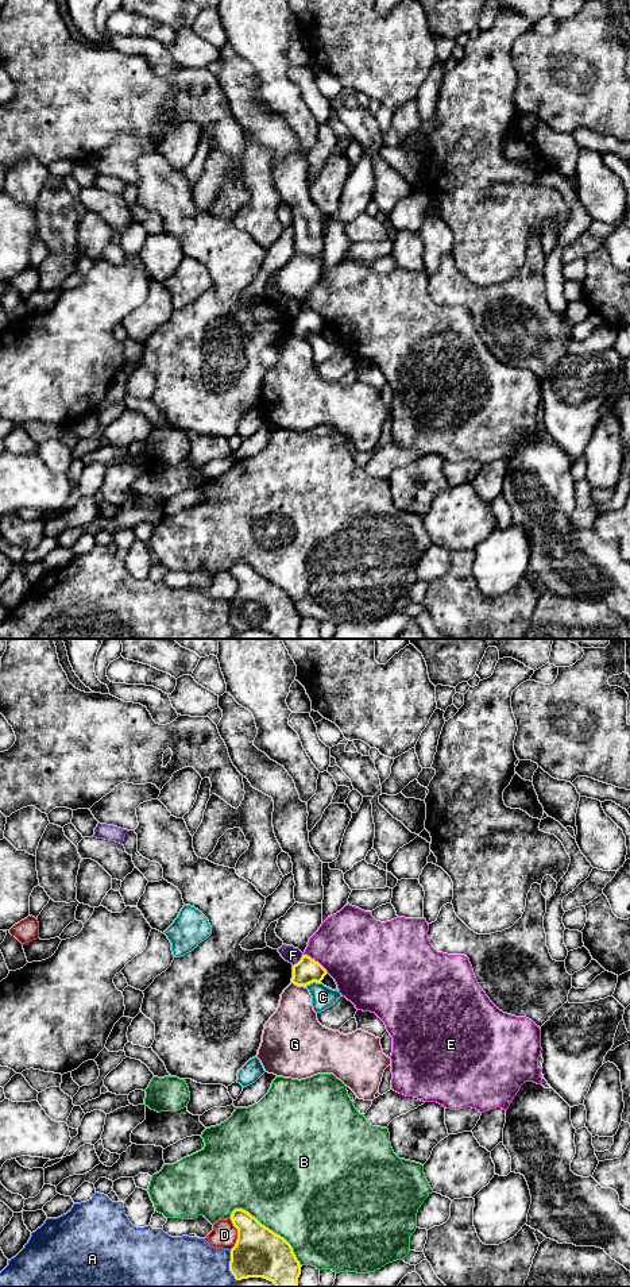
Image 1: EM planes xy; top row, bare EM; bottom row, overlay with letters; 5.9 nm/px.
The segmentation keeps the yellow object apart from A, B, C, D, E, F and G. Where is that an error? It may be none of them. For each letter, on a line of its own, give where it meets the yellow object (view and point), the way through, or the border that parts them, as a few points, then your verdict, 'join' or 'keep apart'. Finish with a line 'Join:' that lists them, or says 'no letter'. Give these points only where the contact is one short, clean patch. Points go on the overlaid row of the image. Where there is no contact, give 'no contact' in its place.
A: meets yellow in xy at (230, 1266); keep apart
B: meets yellow in xy at (271, 1230); keep apart
C: meets yellow in xy at (312, 982); keep apart
D: meets yellow in xy at (238, 1235); keep apart
E: meets yellow in xy at (314, 960); keep apart
F: meets yellow in xy at (300, 960); border along xy (302, 954), (293, 966); keep apart
G: meets yellow in xy at (298, 985); keep apart
Join: no letter

